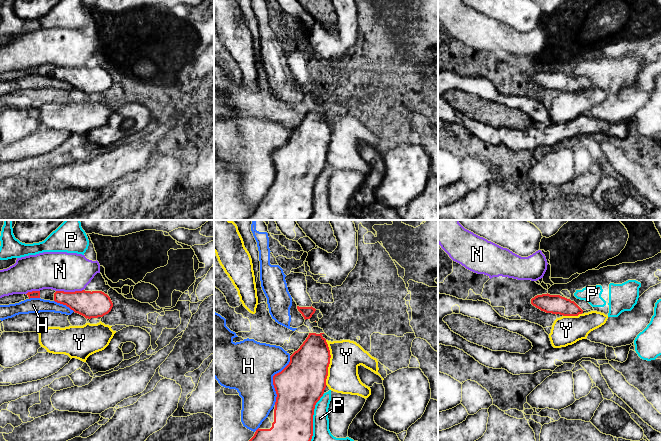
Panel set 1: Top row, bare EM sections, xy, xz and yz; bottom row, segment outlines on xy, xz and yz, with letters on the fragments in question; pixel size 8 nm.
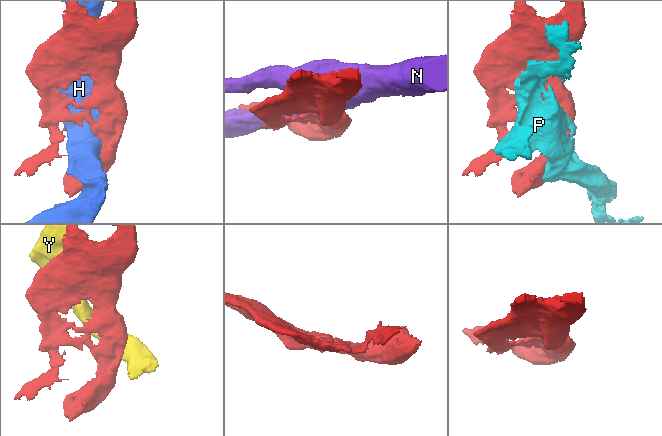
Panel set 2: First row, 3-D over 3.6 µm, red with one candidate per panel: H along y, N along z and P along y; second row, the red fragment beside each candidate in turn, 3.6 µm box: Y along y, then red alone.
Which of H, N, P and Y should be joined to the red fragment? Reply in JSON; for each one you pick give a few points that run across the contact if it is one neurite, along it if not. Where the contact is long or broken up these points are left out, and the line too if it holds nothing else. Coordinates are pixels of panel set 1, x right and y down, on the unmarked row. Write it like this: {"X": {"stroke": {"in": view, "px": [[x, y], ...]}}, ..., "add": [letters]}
{"add": []}

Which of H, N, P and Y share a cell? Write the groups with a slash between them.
H / N / P / Y

